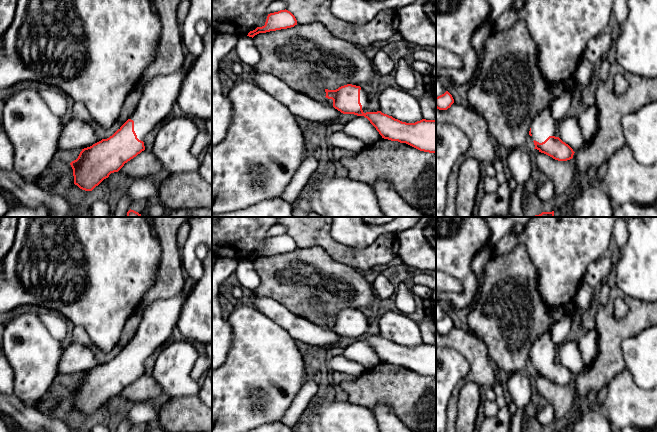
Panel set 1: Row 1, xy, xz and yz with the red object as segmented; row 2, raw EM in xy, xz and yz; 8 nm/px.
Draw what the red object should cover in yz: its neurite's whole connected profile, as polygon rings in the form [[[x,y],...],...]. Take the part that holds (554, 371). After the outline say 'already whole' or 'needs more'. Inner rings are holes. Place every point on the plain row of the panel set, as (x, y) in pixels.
[[[551,325],[532,345],[529,359],[535,372],[555,384],[567,385],[573,382],[573,373],[556,361],[556,347],[551,339]]]; needs more

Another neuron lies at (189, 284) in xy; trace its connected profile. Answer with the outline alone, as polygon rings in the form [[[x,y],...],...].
[[[186,278],[182,293],[184,293],[187,296],[195,287],[195,283],[196,282],[192,278]]]

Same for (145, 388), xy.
[[[142,375],[136,381],[124,388],[118,395],[126,401],[133,403],[146,402],[161,395],[166,395],[160,384],[152,375]]]

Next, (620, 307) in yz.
[[[617,298],[614,301],[614,316],[616,318],[624,317],[628,312],[628,306],[622,298]]]

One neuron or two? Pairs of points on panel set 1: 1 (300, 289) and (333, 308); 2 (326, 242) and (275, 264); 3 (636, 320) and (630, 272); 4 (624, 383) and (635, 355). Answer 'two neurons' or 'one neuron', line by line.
1: one neuron
2: two neurons
3: two neurons
4: two neurons

